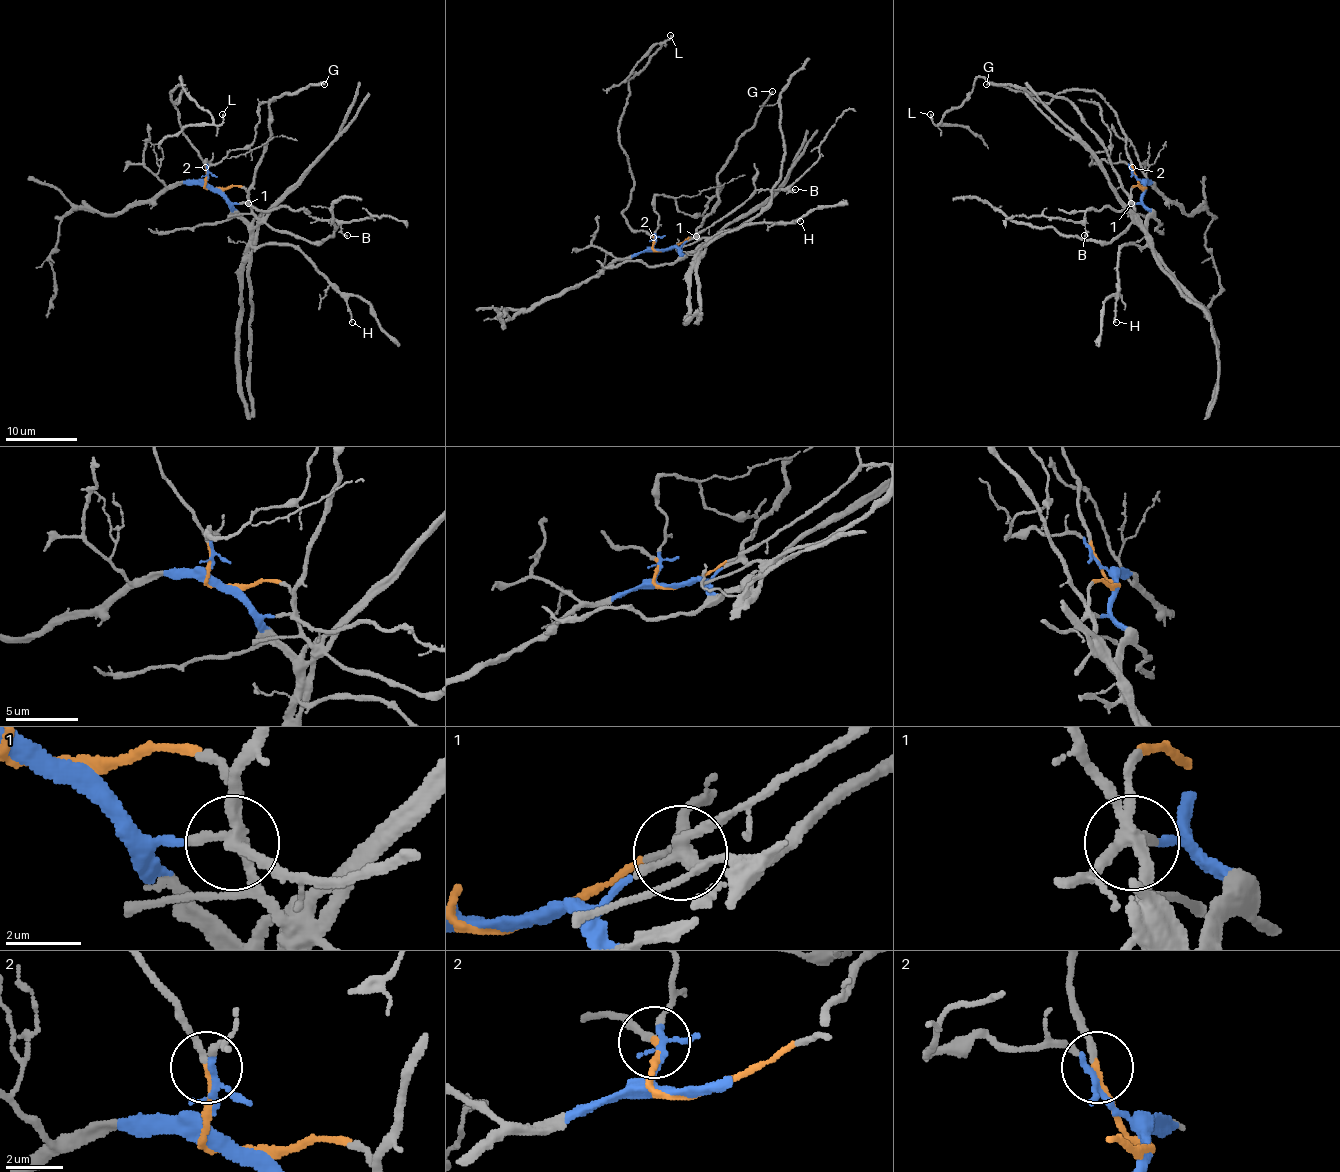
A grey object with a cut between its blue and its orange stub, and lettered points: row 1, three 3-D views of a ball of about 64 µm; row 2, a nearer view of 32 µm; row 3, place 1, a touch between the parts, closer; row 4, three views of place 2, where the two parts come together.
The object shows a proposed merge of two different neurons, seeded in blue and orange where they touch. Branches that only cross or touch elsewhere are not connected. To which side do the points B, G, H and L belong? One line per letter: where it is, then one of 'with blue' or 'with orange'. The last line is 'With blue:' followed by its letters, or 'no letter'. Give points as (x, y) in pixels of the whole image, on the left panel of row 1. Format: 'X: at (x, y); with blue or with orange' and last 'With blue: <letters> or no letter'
B: at (347, 235); with blue
G: at (324, 84); with orange
H: at (352, 322); with blue
L: at (222, 114); with orange
With blue: B, H

